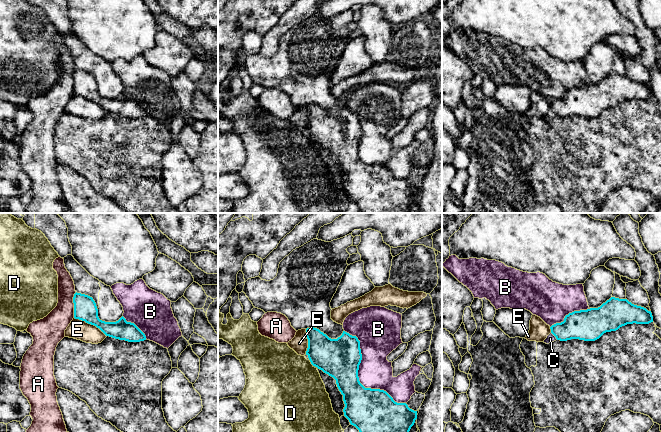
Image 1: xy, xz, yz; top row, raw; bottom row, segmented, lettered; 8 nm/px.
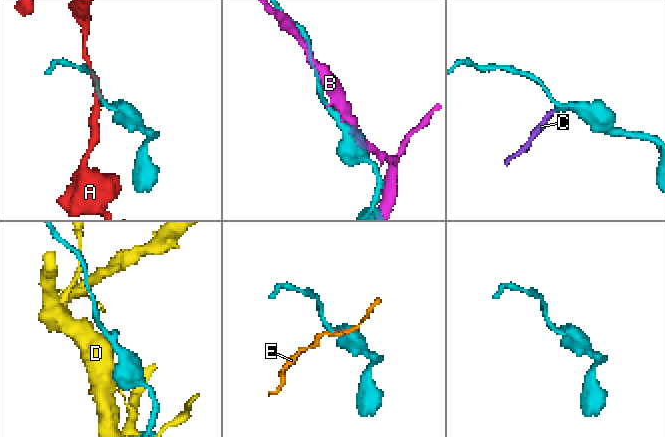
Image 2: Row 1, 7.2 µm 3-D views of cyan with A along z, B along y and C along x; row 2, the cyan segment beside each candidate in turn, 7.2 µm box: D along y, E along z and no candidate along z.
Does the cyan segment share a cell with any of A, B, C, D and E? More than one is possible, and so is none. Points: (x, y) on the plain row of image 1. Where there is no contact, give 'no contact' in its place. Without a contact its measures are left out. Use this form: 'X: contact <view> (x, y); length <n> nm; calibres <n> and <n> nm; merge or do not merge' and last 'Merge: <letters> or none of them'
A: contact xy (74, 81); length 200 nm; calibres 190 and 200 nm; do not merge
B: contact xz (358, 153); length 800 nm; calibres 320 and 280 nm; do not merge
C: contact yz (554, 111); length 80 nm; calibres 240 and 70 nm; merge
D: contact xz (310, 137); length 70 nm; calibres 320 and 480 nm; do not merge
E: contact xy (90, 99); length 300 nm; calibres 190 and 160 nm; do not merge
Merge: C

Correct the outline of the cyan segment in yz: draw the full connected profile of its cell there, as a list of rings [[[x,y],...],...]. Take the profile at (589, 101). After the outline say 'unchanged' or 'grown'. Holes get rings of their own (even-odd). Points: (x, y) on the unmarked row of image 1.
[[[611,73],[598,84],[574,87],[564,97],[550,103],[551,109],[543,117],[579,115],[595,117],[604,109],[616,107],[627,100],[649,100],[653,98],[651,87],[637,82],[627,75]]]; grown

